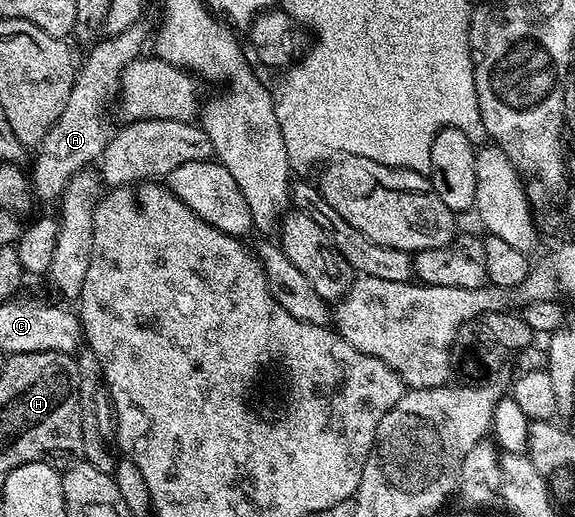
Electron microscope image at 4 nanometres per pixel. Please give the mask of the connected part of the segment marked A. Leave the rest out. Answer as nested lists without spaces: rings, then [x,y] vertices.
[[[140,21],[121,33],[108,34],[107,39],[100,38],[90,48],[92,51],[88,53],[87,60],[78,64],[73,89],[69,93],[69,101],[65,101],[65,109],[61,109],[61,117],[57,117],[49,133],[45,133],[45,137],[33,151],[35,164],[29,167],[29,178],[36,200],[58,200],[78,171],[88,170],[102,157],[113,134],[107,110],[110,107],[112,110],[116,102],[123,70],[144,54],[143,42],[146,39],[148,42],[149,39],[145,24],[146,22]]]

